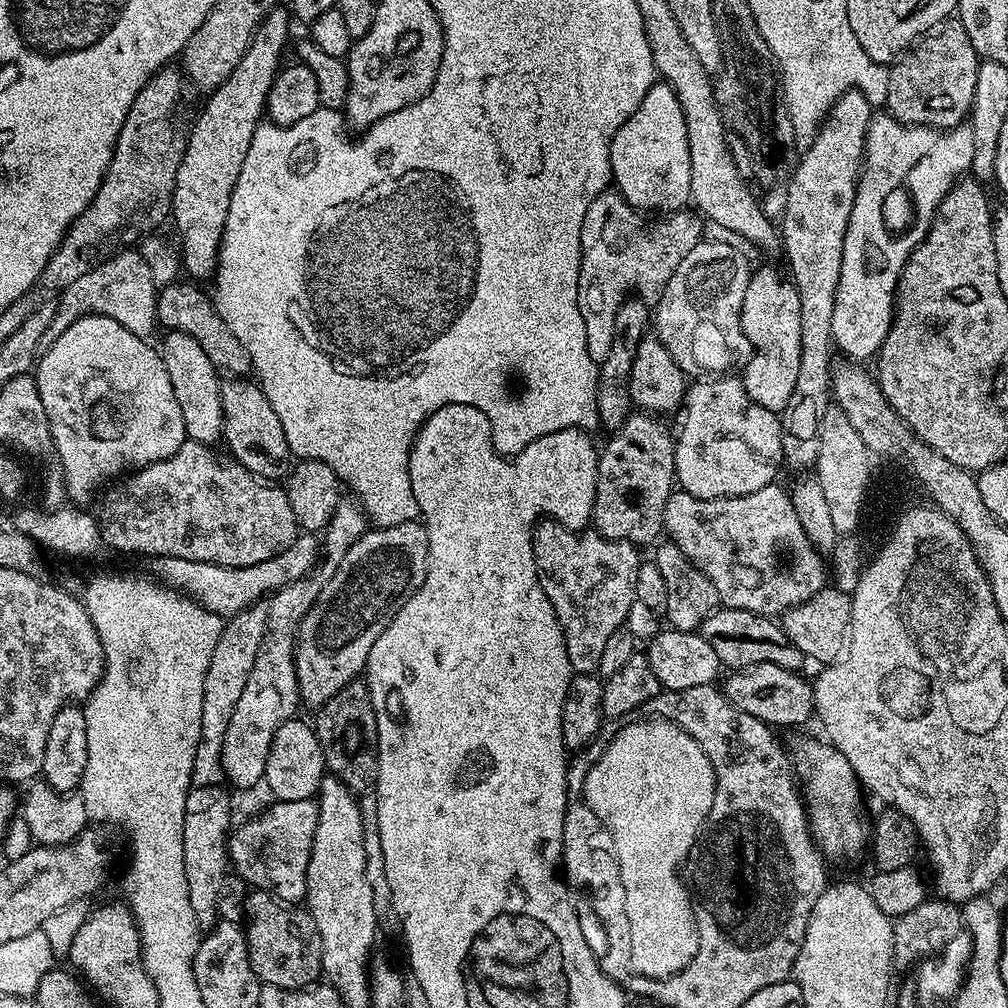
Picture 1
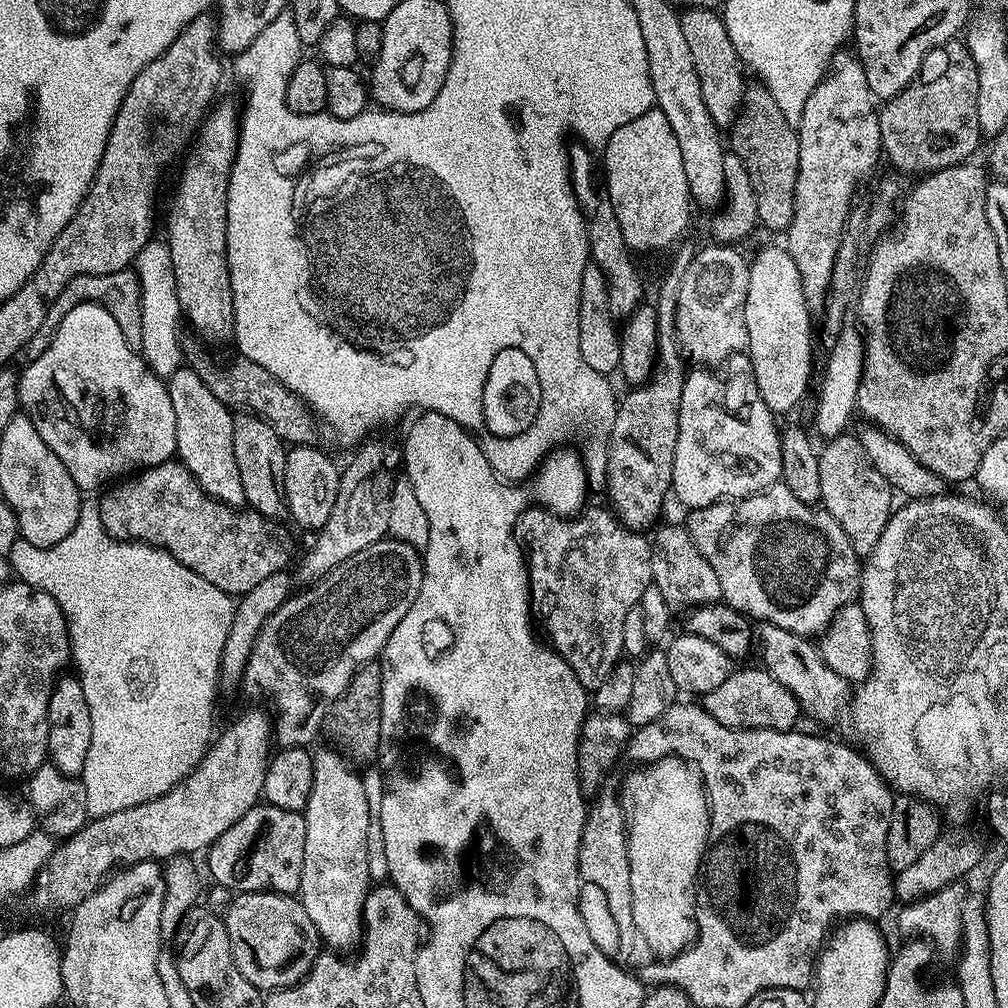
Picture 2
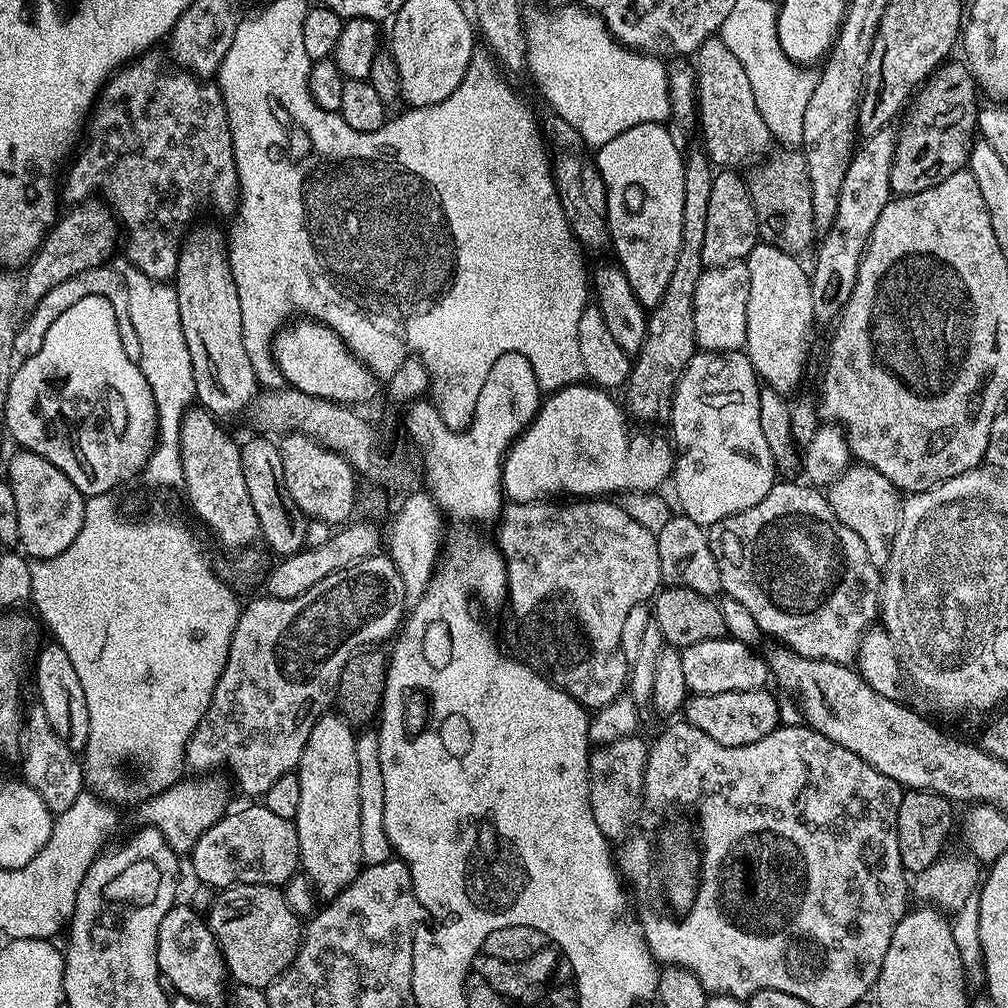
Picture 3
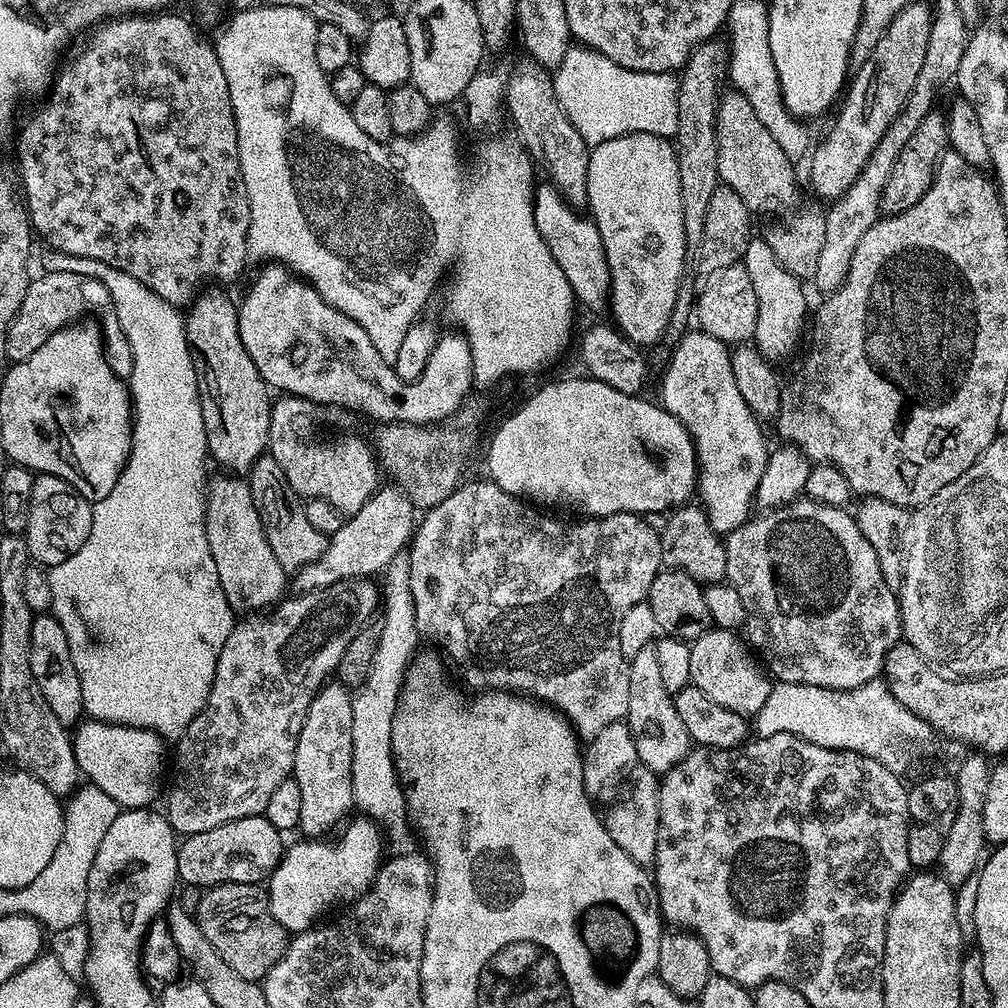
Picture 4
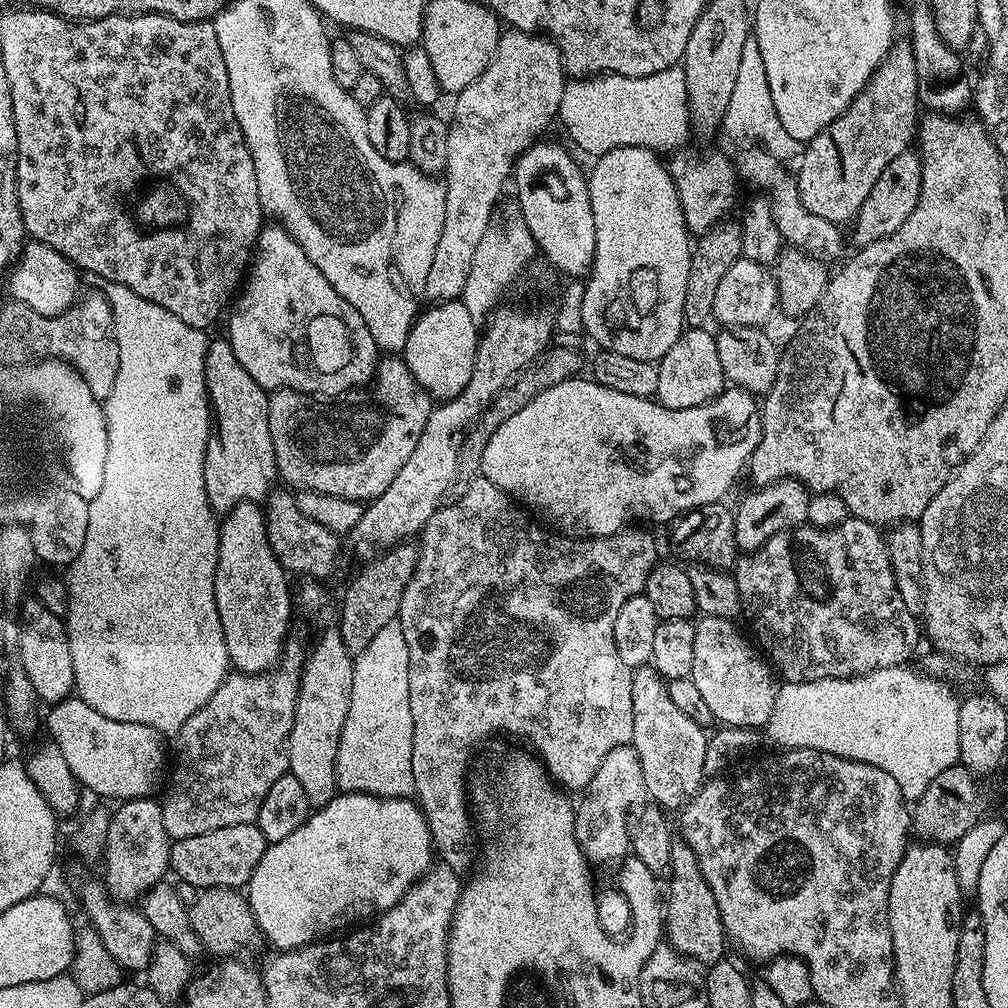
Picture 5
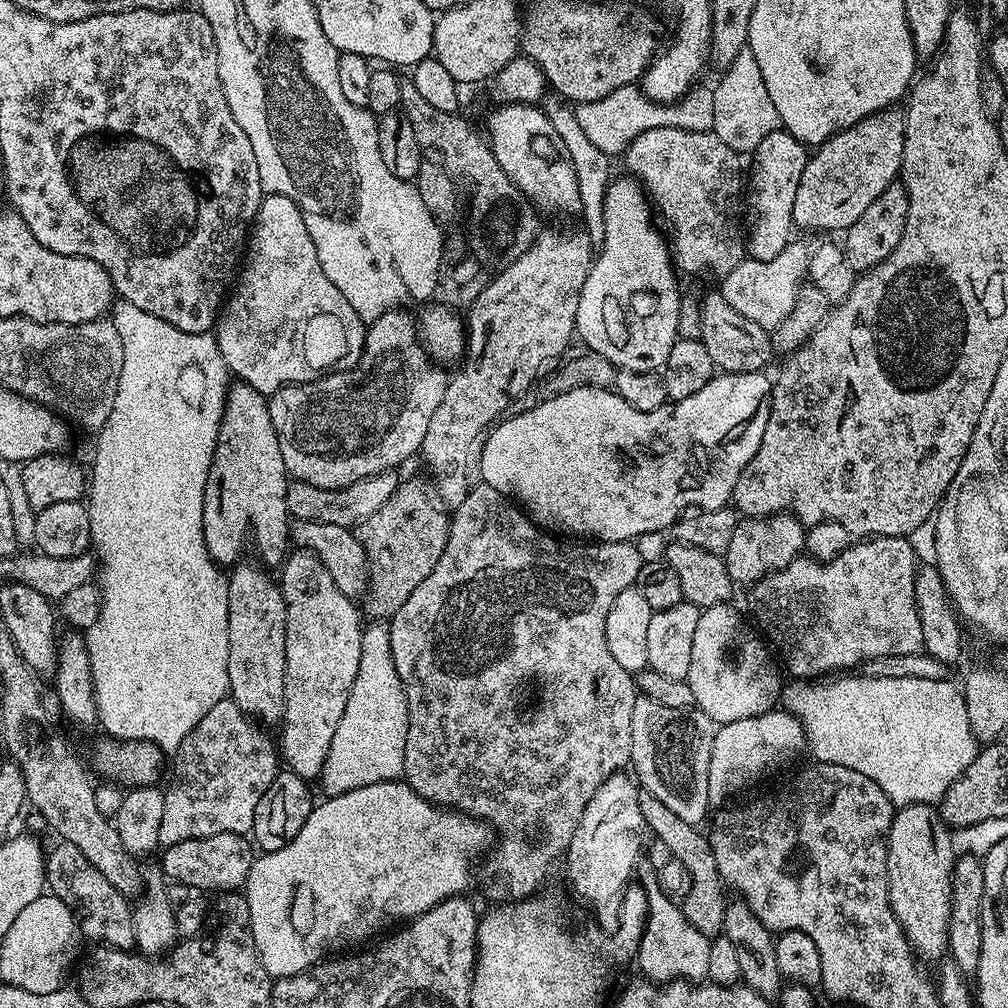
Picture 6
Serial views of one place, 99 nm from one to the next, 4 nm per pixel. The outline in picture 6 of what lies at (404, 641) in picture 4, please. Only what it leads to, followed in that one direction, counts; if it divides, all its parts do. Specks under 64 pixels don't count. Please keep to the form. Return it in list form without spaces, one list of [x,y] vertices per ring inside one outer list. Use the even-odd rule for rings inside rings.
[[[372,622],[364,628],[358,678],[354,678],[354,686],[350,686],[346,710],[342,710],[342,718],[338,718],[338,730],[334,730],[334,739],[318,777],[323,795],[337,796],[362,786],[400,780],[406,762],[407,729],[406,694],[394,666],[394,654],[390,654],[390,630],[387,623]]]

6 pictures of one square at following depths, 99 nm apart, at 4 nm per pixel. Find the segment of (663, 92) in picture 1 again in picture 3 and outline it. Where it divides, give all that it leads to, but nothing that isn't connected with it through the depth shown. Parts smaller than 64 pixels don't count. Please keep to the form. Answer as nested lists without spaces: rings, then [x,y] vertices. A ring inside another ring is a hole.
[[[647,120],[622,130],[610,142],[599,145],[596,169],[606,186],[608,239],[616,251],[615,263],[626,274],[630,290],[645,310],[656,307],[666,294],[678,250],[682,246],[682,182],[684,157],[669,125]]]

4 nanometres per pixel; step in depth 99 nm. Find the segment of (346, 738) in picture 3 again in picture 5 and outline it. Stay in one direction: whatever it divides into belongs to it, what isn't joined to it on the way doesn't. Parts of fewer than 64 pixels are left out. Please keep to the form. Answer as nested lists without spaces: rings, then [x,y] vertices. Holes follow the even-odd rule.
[[[332,630],[322,633],[320,641],[310,648],[304,668],[300,671],[294,726],[290,726],[288,739],[288,770],[291,776],[298,778],[312,806],[329,804],[338,794],[338,744],[342,738],[342,726],[346,722],[346,710],[350,710],[350,686],[354,682],[353,659],[339,631]]]

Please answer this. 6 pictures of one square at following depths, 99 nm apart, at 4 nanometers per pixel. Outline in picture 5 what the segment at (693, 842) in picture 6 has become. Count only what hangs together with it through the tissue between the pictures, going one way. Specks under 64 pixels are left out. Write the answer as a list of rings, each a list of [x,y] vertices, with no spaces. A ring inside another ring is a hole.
[[[673,839],[670,850],[672,871],[666,884],[666,903],[664,904],[664,932],[667,943],[671,944],[684,956],[705,966],[711,966],[725,959],[724,944],[726,937],[722,918],[718,914],[718,904],[714,902],[714,894],[702,878],[702,870],[683,839]]]

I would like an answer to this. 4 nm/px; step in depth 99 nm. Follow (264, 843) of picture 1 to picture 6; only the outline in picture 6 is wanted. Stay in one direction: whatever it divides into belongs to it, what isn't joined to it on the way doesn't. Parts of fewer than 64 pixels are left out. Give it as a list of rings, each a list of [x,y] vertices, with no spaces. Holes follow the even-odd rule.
[[[214,834],[210,838],[198,838],[178,842],[163,849],[162,871],[169,881],[185,883],[191,890],[216,888],[215,890],[236,890],[247,881],[254,859],[253,849],[248,849],[249,841],[238,834]]]

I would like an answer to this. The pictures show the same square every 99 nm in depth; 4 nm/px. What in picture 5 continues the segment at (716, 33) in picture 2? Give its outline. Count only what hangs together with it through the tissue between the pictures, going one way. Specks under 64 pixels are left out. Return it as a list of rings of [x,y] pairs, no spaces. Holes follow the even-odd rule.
[[[756,146],[749,148],[752,149],[736,158],[737,175],[743,183],[745,180],[748,185],[770,193],[766,194],[769,196],[781,239],[789,247],[800,248],[808,255],[819,255],[826,262],[836,259],[844,248],[839,225],[820,216],[814,216],[804,208],[795,177],[791,173],[788,174],[785,169],[787,167],[782,165],[776,156]]]

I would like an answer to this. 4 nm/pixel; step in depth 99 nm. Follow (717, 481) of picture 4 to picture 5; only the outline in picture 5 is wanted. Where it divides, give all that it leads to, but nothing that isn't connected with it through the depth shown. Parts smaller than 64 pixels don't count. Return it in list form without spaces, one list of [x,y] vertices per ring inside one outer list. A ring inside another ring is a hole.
[[[685,327],[678,342],[658,361],[658,390],[655,399],[670,410],[686,410],[719,396],[726,387],[715,335],[707,327]]]

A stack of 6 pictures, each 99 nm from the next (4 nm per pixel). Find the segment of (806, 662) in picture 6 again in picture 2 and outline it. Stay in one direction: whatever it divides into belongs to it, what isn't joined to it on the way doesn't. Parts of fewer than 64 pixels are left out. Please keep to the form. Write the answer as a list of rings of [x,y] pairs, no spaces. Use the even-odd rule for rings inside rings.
[[[782,482],[763,488],[753,496],[693,508],[687,515],[686,527],[690,538],[694,538],[694,546],[702,550],[702,558],[718,574],[723,603],[753,621],[782,626],[782,630],[812,638],[823,633],[841,606],[857,599],[862,560],[854,546],[850,546],[850,538],[846,538],[842,526],[823,507],[802,502]]]

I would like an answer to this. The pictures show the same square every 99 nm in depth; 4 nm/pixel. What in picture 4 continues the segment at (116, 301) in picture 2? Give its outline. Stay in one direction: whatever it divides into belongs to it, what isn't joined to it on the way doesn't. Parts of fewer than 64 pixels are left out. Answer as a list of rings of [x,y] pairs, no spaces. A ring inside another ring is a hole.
[[[63,270],[48,272],[31,281],[26,290],[26,298],[22,298],[22,310],[10,322],[10,334],[6,334],[6,350],[9,361],[15,362],[30,358],[46,338],[50,338],[58,329],[69,327],[79,316],[87,312],[97,312],[99,327],[104,338],[104,357],[108,359],[110,370],[121,378],[132,375],[134,366],[134,350],[126,338],[126,330],[122,330],[122,322],[118,322],[116,307],[108,287],[98,278],[90,278],[86,274],[70,274]]]

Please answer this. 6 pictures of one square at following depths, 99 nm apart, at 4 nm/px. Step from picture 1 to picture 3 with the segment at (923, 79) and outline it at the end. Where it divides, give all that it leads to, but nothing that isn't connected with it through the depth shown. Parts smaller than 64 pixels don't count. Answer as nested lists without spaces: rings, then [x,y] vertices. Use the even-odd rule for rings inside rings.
[[[959,63],[941,65],[915,93],[899,121],[890,170],[890,186],[896,196],[930,190],[930,186],[938,186],[938,182],[950,178],[950,174],[961,171],[968,163],[968,150],[977,131],[978,86],[967,65]]]

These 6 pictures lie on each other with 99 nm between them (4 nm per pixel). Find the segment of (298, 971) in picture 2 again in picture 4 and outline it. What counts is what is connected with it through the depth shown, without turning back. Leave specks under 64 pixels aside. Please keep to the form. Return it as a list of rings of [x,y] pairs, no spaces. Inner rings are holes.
[[[218,884],[215,888],[207,889],[198,905],[195,919],[223,961],[242,978],[263,981],[265,974],[274,966],[274,962],[278,962],[278,958],[282,958],[282,954],[288,948],[289,933],[285,932],[282,925],[272,916],[267,891],[259,884]]]

